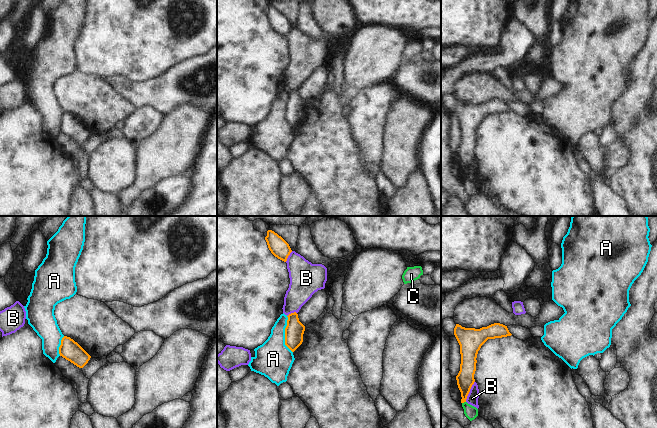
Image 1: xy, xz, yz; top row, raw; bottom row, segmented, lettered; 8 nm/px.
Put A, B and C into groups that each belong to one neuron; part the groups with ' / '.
A / B / C

